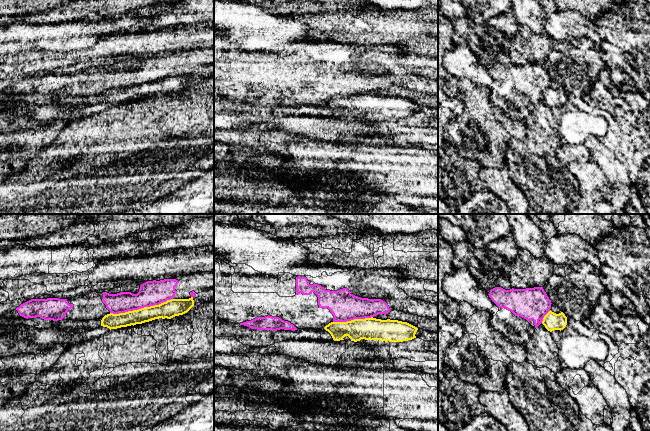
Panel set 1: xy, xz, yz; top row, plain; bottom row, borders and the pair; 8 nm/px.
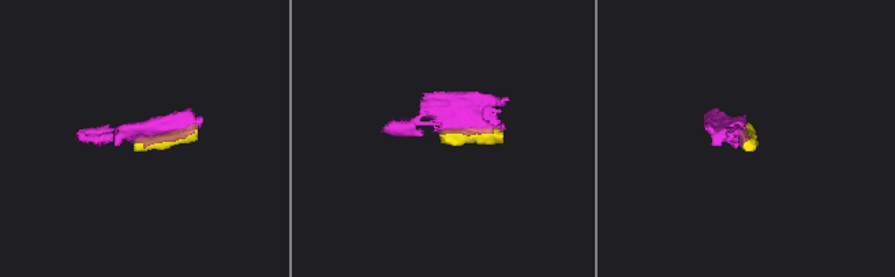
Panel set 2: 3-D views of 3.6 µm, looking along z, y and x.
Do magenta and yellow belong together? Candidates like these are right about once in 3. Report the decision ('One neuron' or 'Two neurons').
Two neurons

